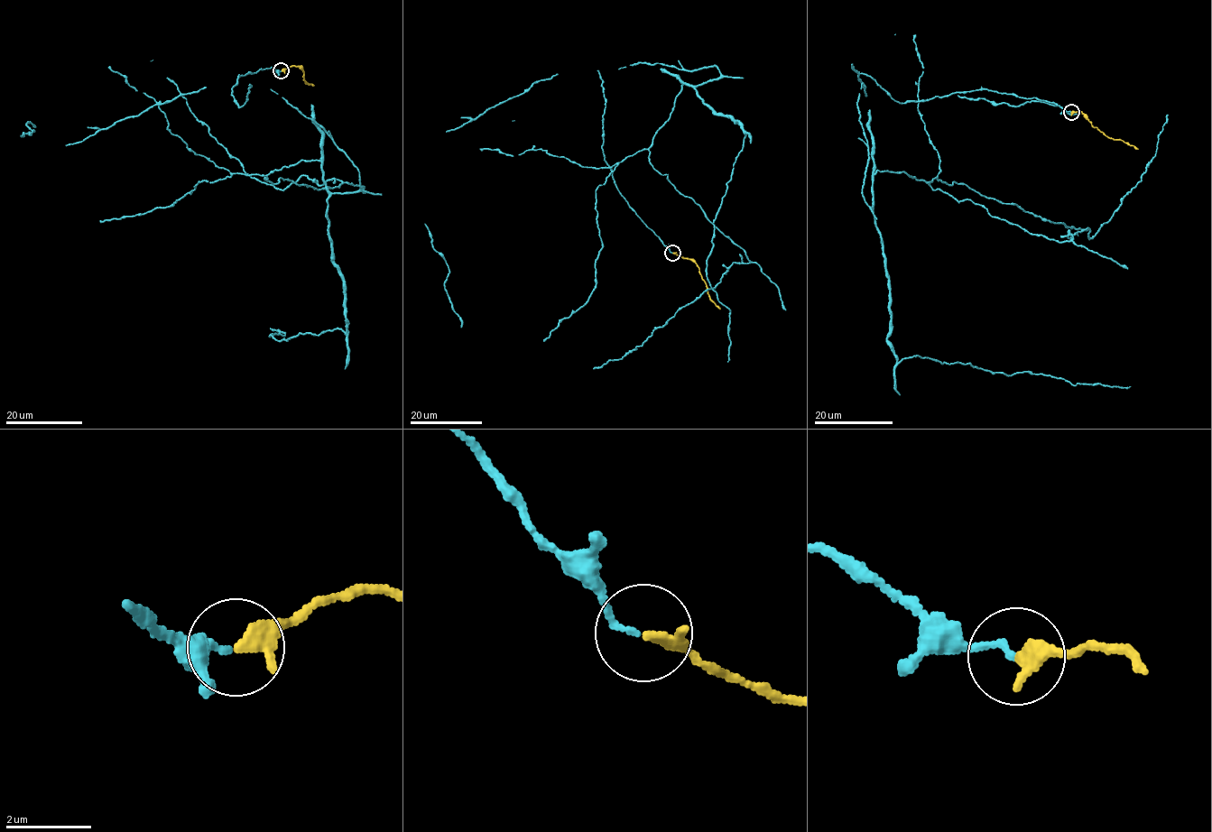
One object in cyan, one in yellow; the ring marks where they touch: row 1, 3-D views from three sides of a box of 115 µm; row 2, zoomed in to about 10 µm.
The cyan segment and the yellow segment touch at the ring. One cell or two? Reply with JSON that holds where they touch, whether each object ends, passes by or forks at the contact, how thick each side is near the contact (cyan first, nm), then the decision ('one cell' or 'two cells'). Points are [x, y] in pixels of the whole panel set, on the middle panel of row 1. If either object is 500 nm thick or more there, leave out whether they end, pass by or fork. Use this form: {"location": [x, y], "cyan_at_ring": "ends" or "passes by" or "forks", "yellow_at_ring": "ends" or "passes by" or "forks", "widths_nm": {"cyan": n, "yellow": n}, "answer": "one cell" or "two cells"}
{"location": [672, 253], "cyan_at_ring": "ends", "yellow_at_ring": "passes by", "widths_nm": {"cyan": 140, "yellow": 200}, "answer": "one cell"}

